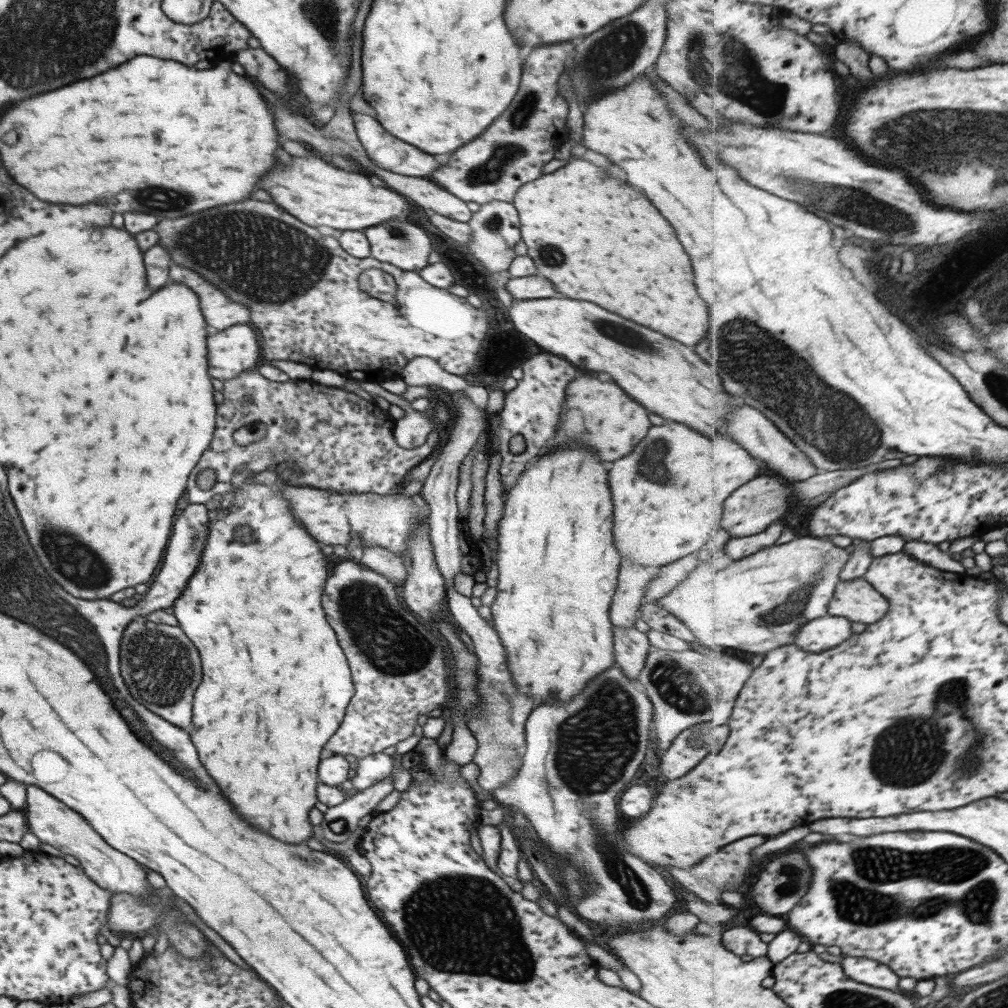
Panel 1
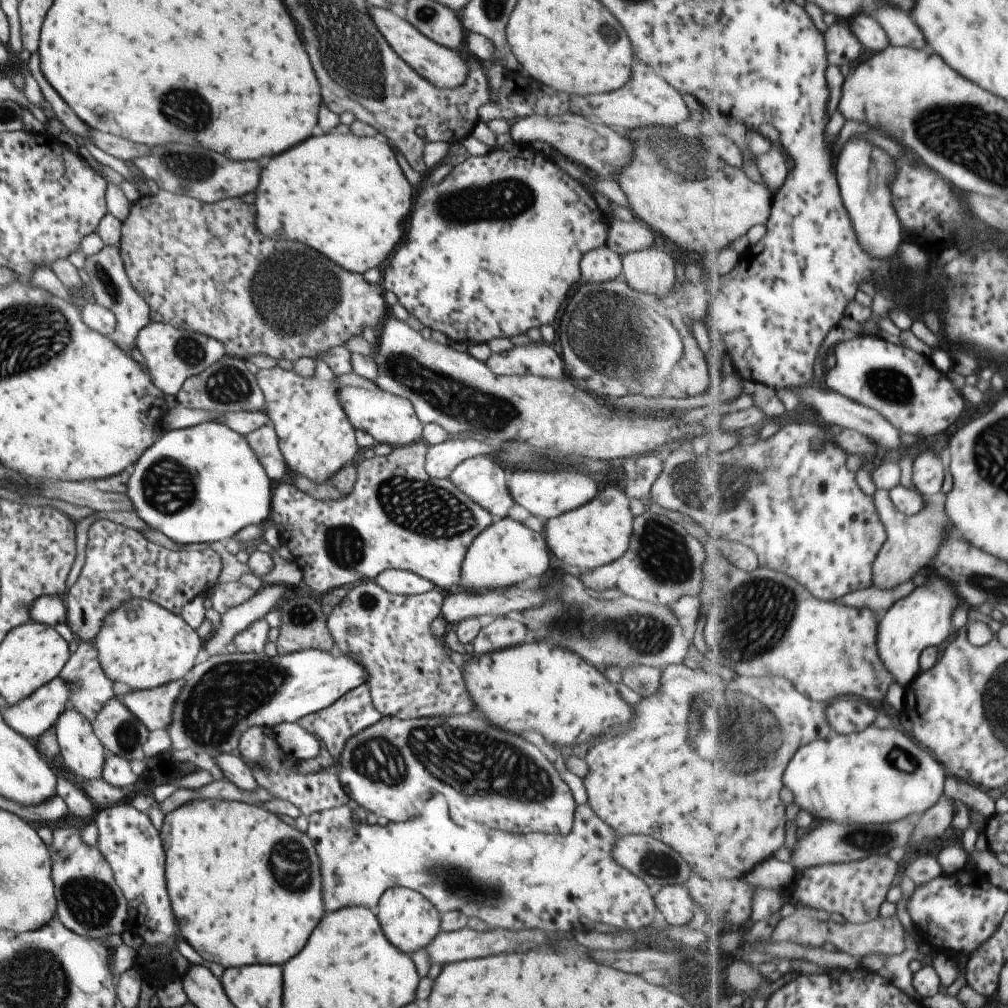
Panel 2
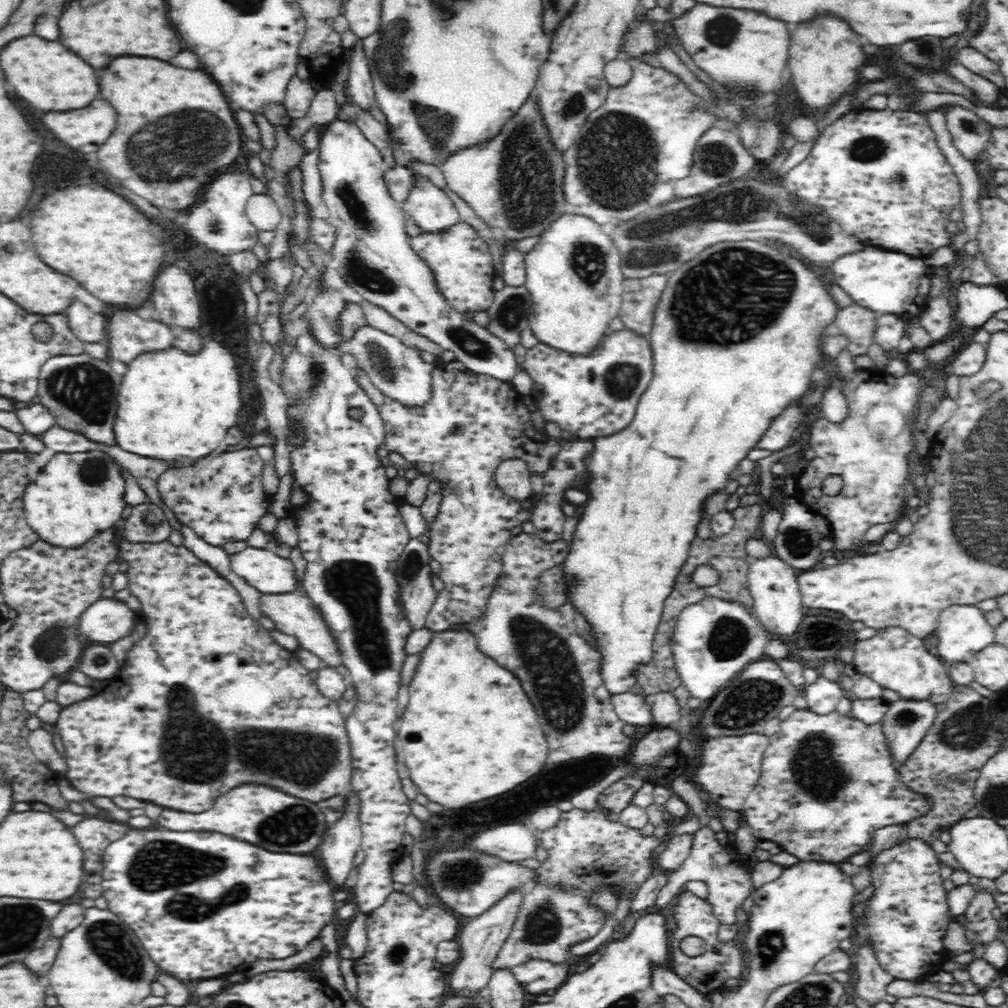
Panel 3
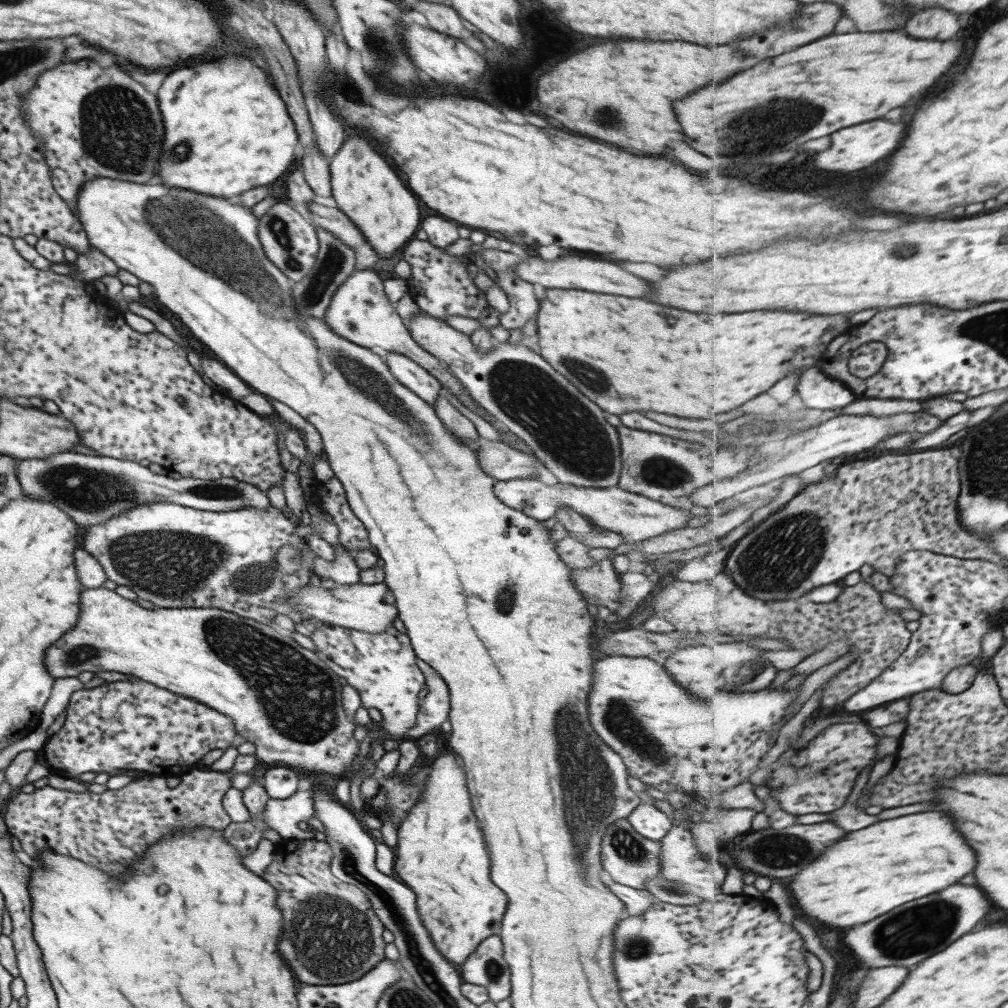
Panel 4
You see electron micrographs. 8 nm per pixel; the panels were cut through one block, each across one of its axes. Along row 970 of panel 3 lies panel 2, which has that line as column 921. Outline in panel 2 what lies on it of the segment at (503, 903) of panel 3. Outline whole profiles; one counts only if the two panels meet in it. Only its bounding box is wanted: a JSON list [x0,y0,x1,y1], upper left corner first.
[912,452,945,498]

